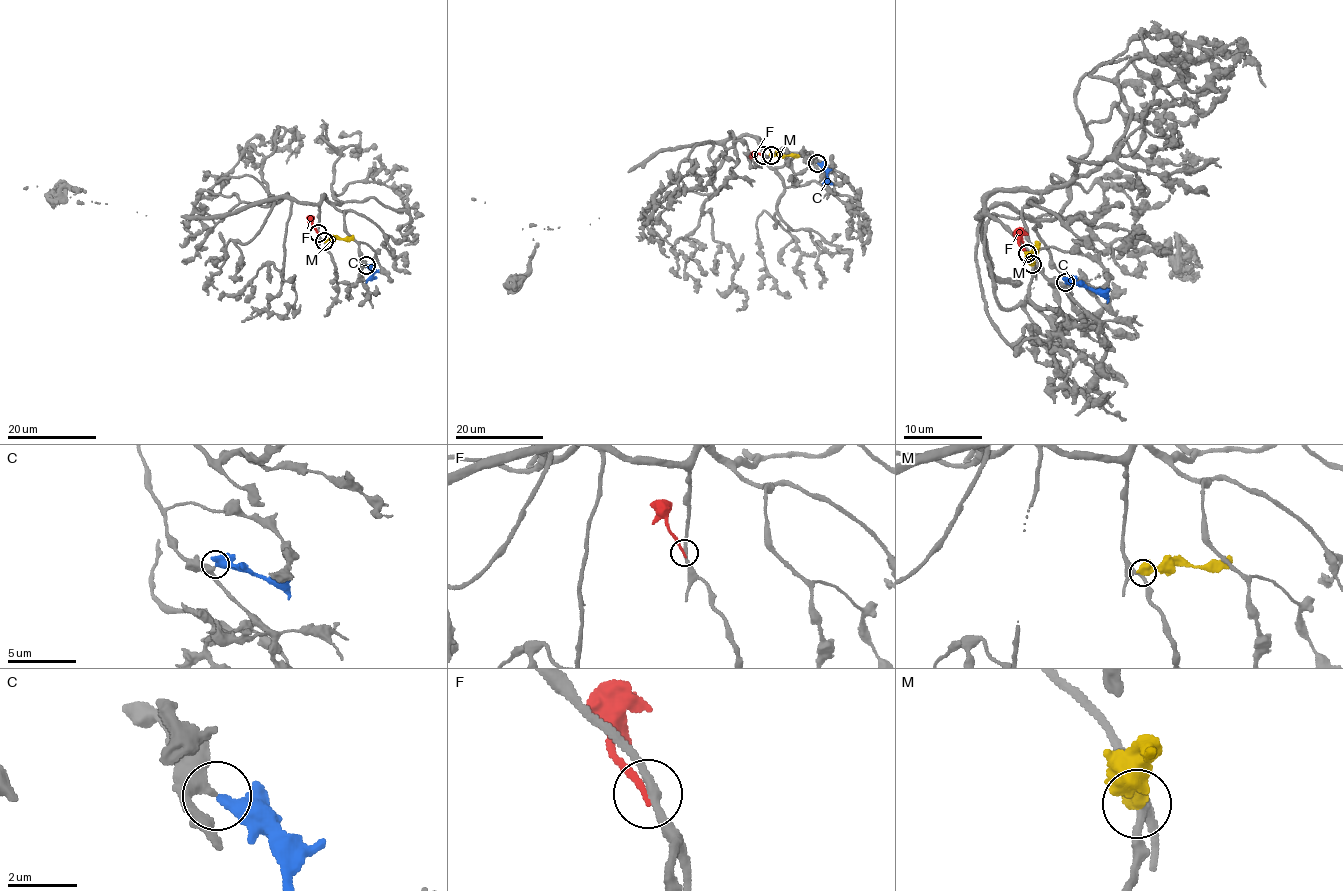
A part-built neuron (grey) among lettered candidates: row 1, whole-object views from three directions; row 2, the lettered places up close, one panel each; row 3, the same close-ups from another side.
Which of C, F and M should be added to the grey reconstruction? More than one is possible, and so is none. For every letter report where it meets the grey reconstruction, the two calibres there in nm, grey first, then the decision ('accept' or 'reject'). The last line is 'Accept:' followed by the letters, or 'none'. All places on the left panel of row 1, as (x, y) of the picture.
C: contact (366, 265); calibres 400 and 380 nm; accept
F: contact (318, 233); calibres 260 and 180 nm; reject
M: contact (324, 241); calibres 240 and 600 nm; reject
Accept: C

